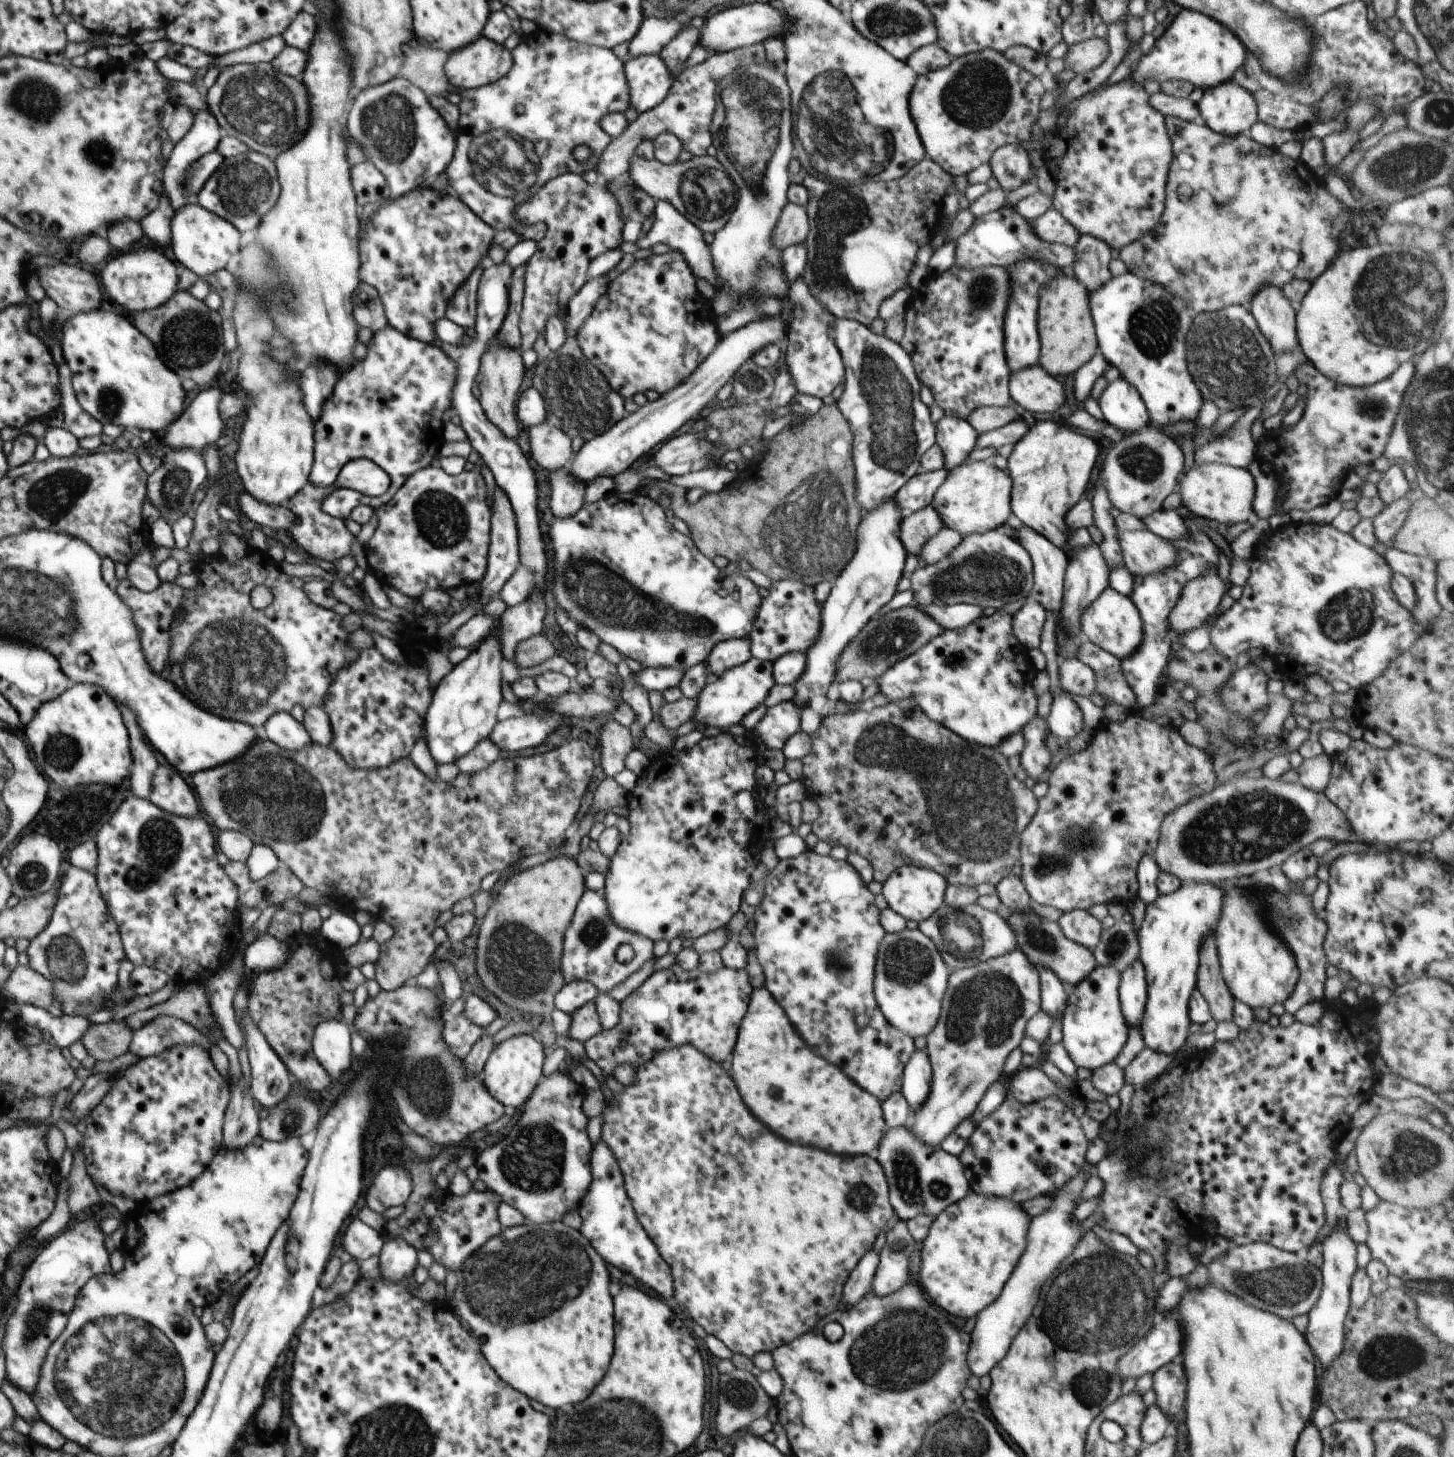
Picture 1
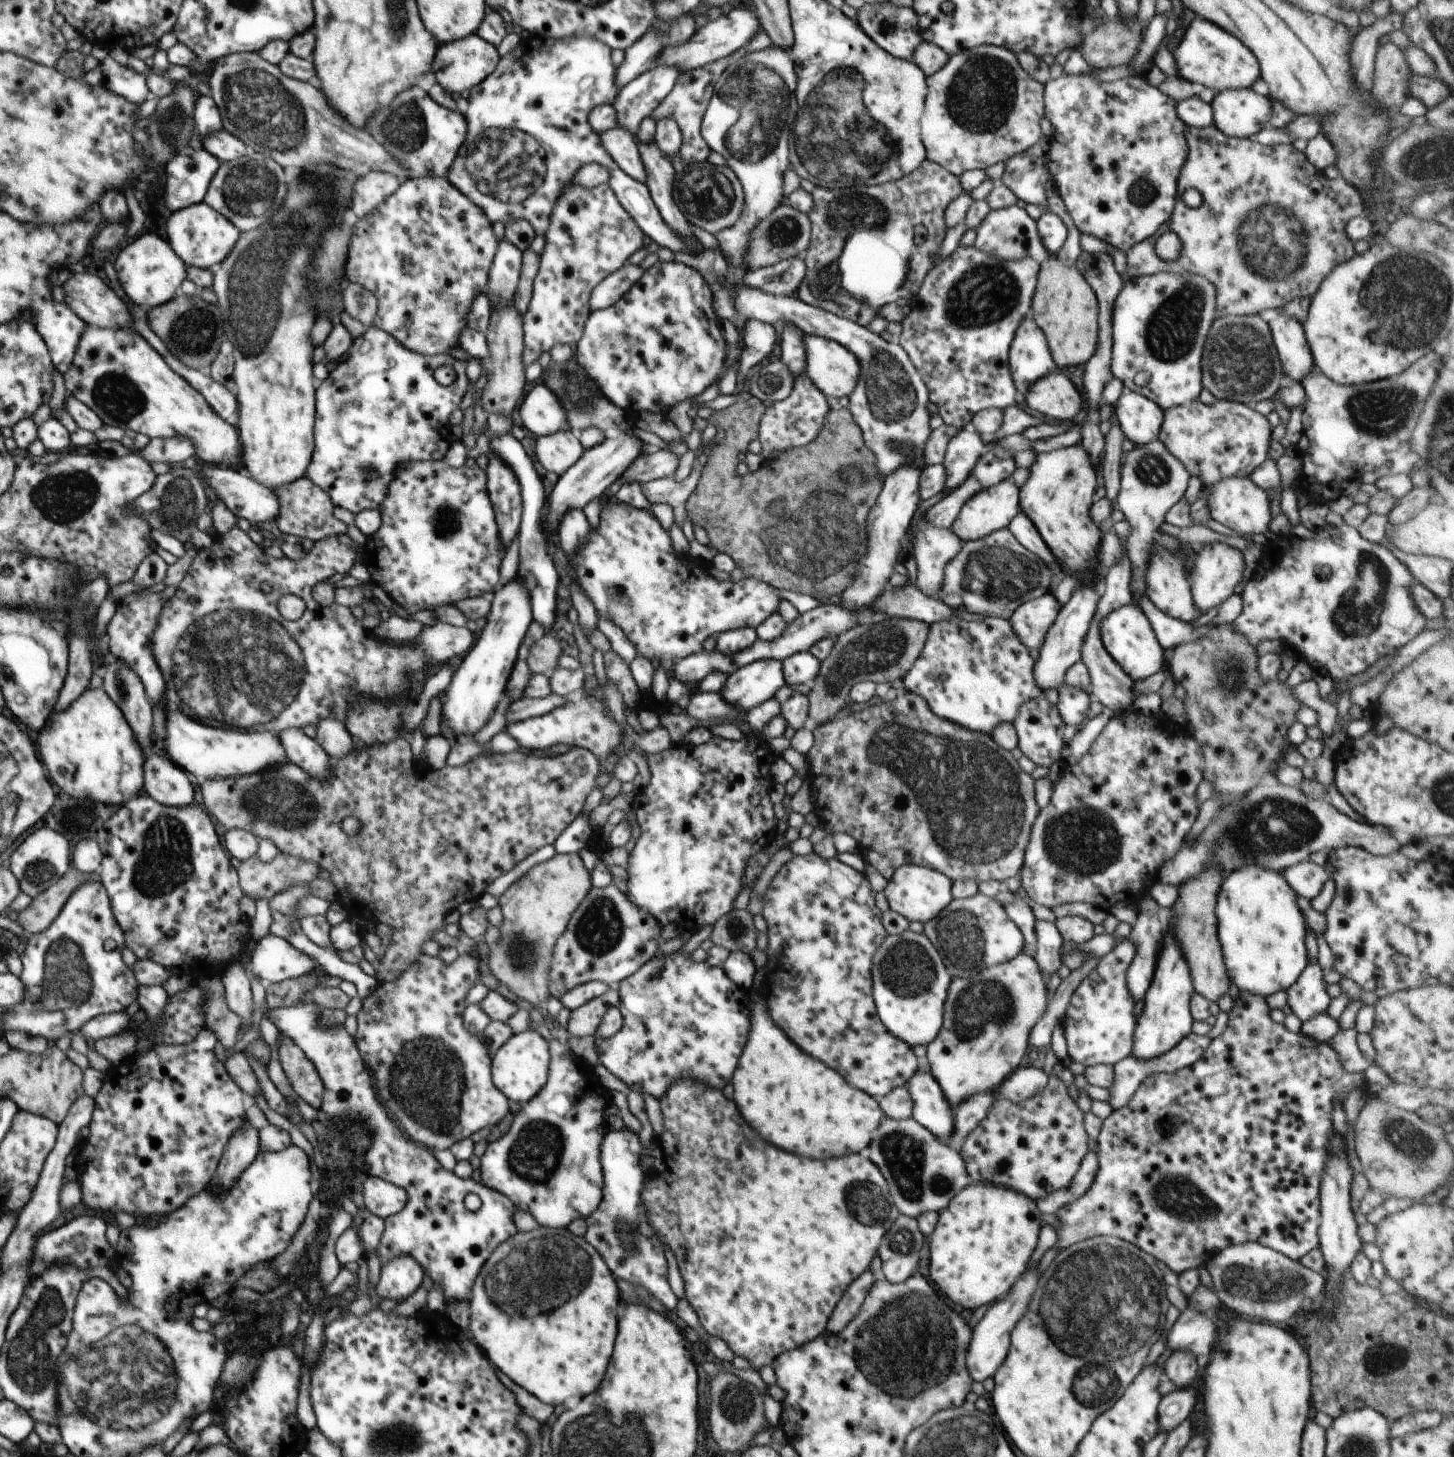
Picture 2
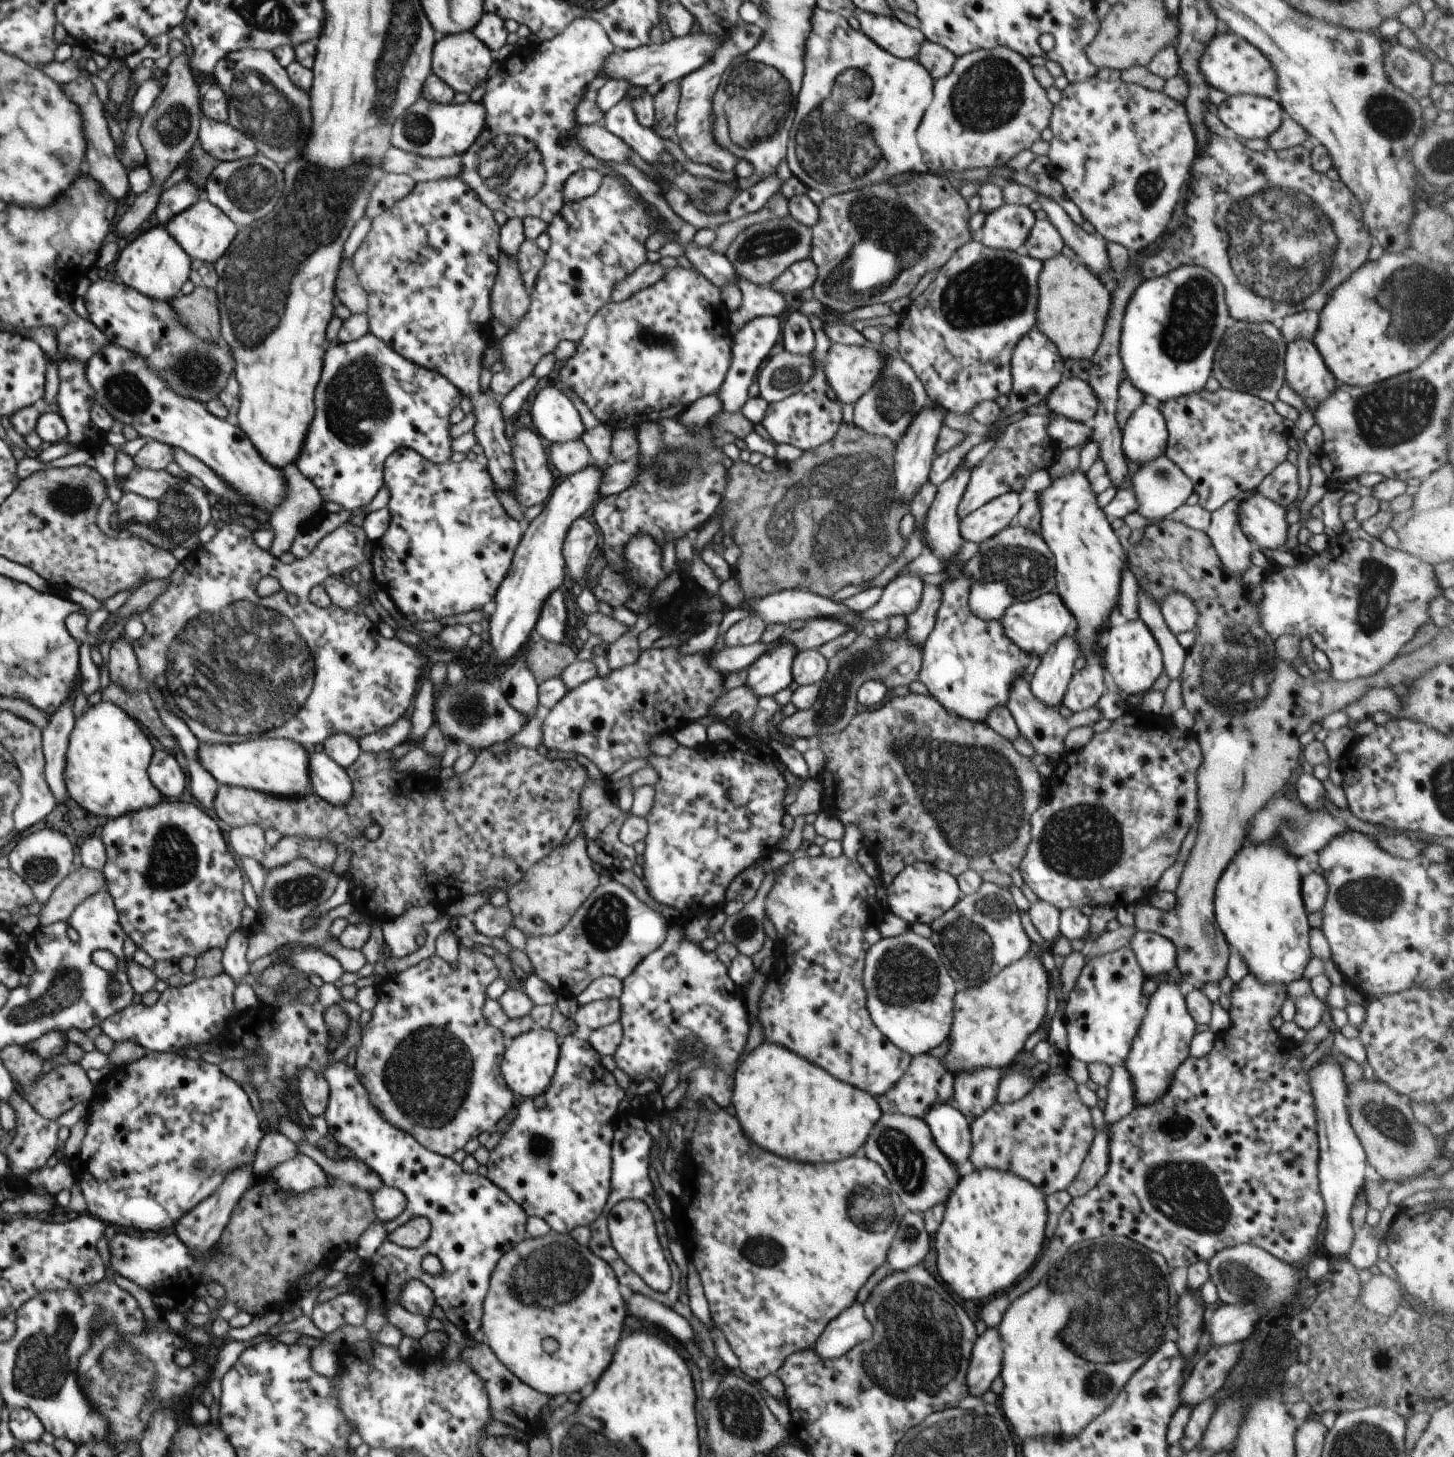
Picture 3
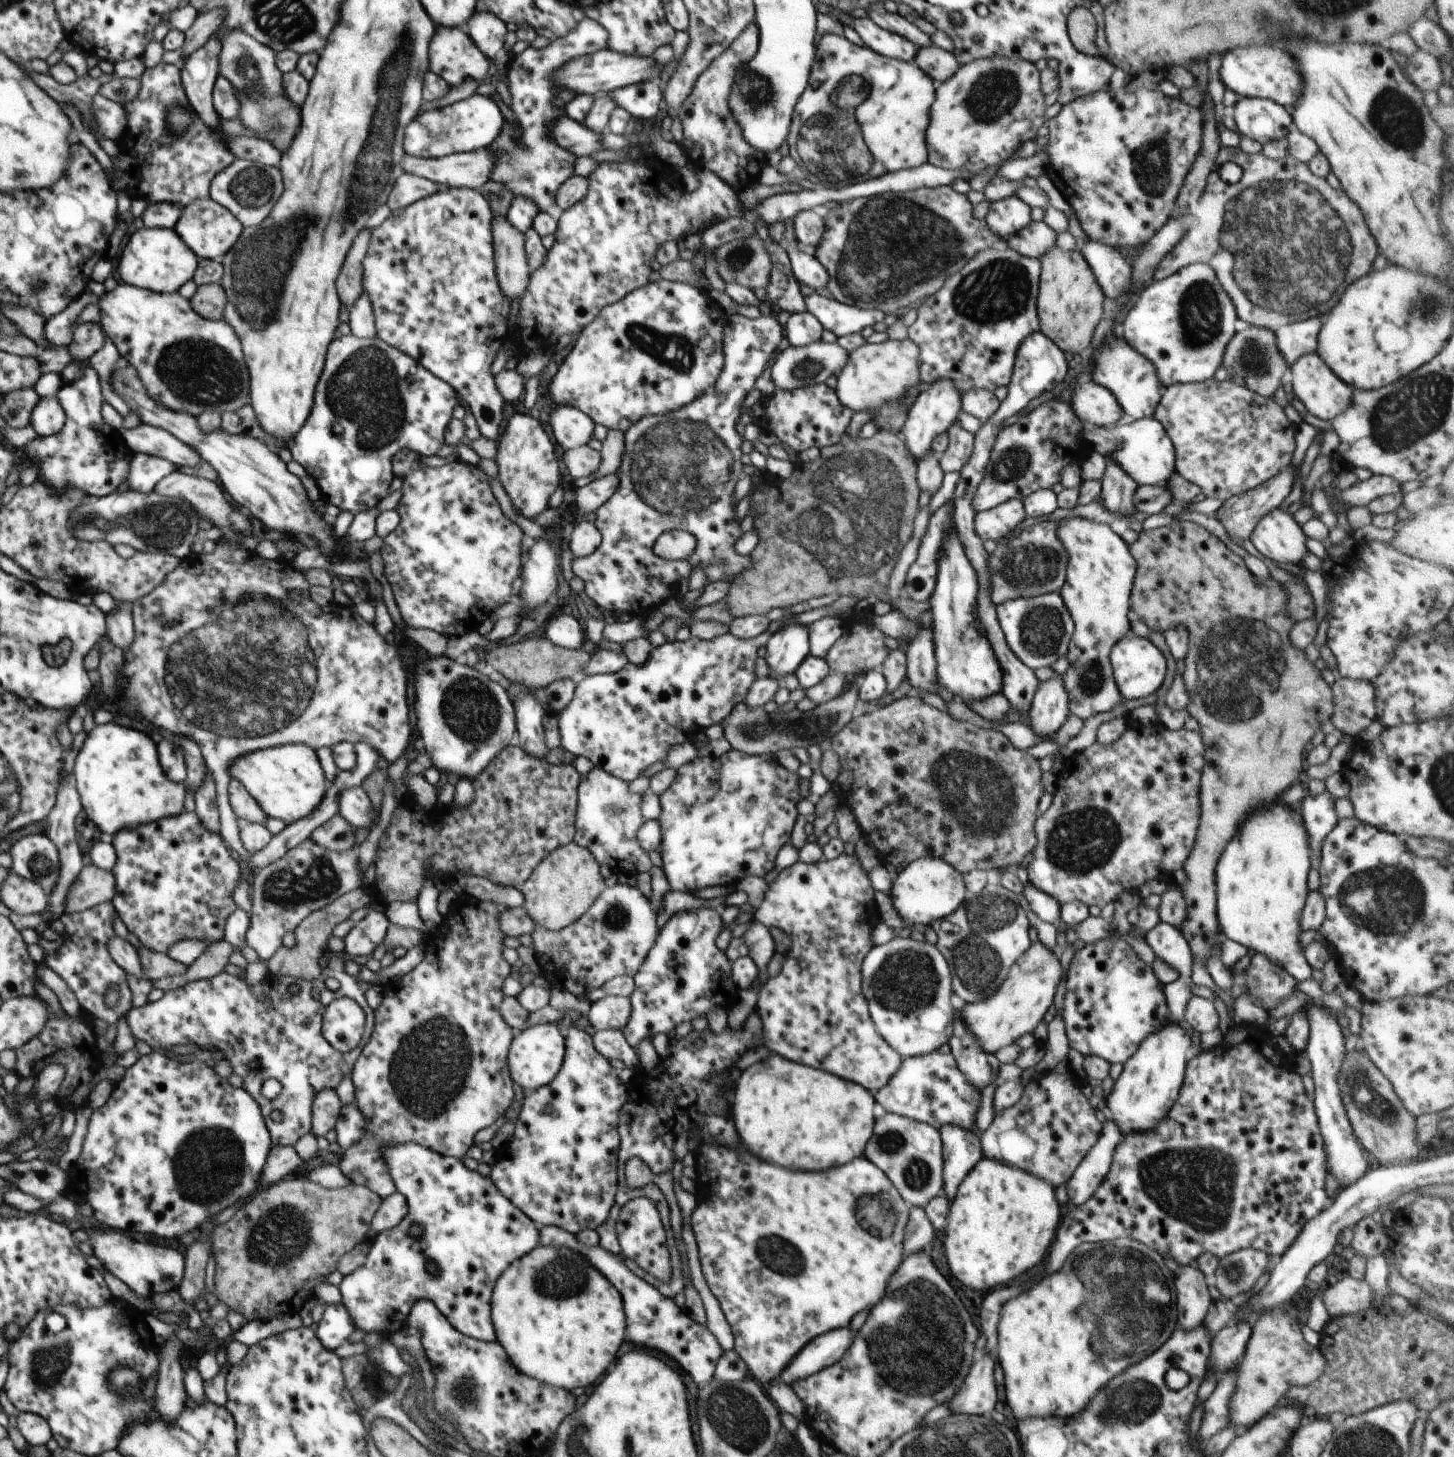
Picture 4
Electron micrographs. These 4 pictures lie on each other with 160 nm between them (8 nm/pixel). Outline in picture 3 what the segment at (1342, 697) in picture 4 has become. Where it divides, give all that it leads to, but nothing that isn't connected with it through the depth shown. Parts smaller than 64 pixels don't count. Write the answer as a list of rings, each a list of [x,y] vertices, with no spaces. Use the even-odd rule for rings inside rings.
[[[1371,688],[1355,704],[1346,708],[1349,718],[1356,722],[1367,720],[1376,712],[1389,712],[1391,718],[1397,718],[1401,710],[1399,698],[1392,688]]]

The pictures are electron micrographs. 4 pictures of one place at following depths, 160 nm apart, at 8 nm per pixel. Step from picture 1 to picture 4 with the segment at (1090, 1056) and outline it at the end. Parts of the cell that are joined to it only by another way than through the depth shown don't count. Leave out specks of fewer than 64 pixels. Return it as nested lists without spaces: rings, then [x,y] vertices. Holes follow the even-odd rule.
[[[1118,933],[1094,944],[1085,944],[1074,952],[1066,976],[1063,1021],[1070,1046],[1084,1057],[1096,1055],[1110,1064],[1124,1064],[1146,1037],[1158,1032],[1171,1021],[1163,984],[1154,975],[1152,967],[1141,961],[1134,948]]]

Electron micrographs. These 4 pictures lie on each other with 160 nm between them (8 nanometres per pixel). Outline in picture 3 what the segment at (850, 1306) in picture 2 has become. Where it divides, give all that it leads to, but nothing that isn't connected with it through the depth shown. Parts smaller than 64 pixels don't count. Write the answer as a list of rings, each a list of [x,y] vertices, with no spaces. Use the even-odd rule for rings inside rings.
[[[856,1300],[849,1309],[832,1319],[814,1343],[812,1350],[823,1359],[837,1359],[858,1343],[872,1338],[872,1324]]]

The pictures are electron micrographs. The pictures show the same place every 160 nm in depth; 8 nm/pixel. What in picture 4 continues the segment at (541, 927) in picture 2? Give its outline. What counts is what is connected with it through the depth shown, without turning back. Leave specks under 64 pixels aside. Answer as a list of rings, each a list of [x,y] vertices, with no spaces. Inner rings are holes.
[[[576,841],[569,842],[546,855],[522,884],[520,890],[525,898],[523,907],[536,925],[553,931],[562,930],[576,922],[594,904],[607,887],[604,879],[600,864],[590,850]]]

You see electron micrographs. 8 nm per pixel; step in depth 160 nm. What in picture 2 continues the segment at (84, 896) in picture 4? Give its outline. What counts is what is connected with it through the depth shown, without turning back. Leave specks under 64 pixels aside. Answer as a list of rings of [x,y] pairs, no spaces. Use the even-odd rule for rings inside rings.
[[[76,867],[70,869],[54,886],[51,886],[40,896],[33,898],[31,904],[21,912],[17,920],[18,924],[30,934],[45,931],[57,920],[57,916],[61,913],[66,901],[79,886],[100,880],[98,872],[86,874]]]

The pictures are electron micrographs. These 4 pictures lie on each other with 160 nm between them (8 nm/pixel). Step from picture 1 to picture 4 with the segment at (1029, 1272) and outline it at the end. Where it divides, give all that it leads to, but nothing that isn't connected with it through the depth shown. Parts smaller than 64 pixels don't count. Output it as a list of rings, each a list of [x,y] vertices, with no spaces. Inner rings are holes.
[[[977,1353],[970,1366],[970,1374],[966,1374],[964,1384],[958,1389],[958,1394],[953,1396],[948,1403],[949,1409],[956,1414],[980,1416],[993,1412],[998,1402],[998,1392],[994,1369],[996,1356],[986,1353]]]

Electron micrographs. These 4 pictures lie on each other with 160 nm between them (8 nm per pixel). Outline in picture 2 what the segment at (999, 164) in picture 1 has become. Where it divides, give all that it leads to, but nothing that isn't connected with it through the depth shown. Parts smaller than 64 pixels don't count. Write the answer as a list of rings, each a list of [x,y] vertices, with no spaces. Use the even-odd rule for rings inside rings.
[[[1020,153],[1009,158],[1005,165],[1005,175],[1000,182],[1024,202],[1038,205],[1050,212],[1046,183],[1051,179],[1051,174],[1045,165],[1044,157]]]

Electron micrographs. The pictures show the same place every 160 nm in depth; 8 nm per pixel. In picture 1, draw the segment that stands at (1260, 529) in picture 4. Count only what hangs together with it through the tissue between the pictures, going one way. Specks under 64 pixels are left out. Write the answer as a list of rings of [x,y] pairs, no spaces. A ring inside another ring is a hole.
[[[1222,463],[1194,464],[1186,474],[1179,476],[1178,490],[1184,506],[1192,514],[1226,527],[1246,522],[1256,515],[1253,507],[1256,492],[1254,477],[1249,471],[1235,466]]]

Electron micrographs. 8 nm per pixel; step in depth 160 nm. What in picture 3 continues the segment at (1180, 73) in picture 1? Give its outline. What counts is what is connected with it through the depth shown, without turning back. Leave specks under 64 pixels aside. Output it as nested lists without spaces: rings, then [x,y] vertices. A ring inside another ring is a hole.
[[[1215,34],[1207,43],[1199,62],[1199,69],[1210,87],[1224,91],[1227,95],[1258,95],[1272,98],[1277,92],[1277,74],[1259,48],[1240,38],[1238,34]]]

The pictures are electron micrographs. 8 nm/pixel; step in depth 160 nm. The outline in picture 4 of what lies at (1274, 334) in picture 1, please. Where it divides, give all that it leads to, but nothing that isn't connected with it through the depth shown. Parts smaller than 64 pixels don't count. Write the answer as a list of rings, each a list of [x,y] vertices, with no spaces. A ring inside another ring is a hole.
[[[1318,353],[1301,356],[1290,369],[1292,391],[1304,403],[1308,413],[1332,422],[1350,406],[1354,388],[1340,380]]]

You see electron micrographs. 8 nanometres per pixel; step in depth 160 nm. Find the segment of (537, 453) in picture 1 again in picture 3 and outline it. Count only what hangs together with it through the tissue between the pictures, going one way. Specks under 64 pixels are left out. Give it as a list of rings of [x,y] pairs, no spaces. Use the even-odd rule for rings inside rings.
[[[581,438],[565,443],[553,443],[549,456],[552,464],[567,477],[584,470],[593,461]]]

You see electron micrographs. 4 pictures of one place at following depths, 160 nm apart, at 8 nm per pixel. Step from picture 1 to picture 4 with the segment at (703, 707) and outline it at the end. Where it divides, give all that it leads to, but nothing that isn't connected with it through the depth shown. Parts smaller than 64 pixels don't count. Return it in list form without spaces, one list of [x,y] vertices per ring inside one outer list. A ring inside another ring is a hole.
[[[796,615],[782,619],[783,627],[772,633],[766,644],[765,660],[771,674],[778,679],[785,674],[795,674],[810,652],[808,625],[793,619],[793,616]]]

